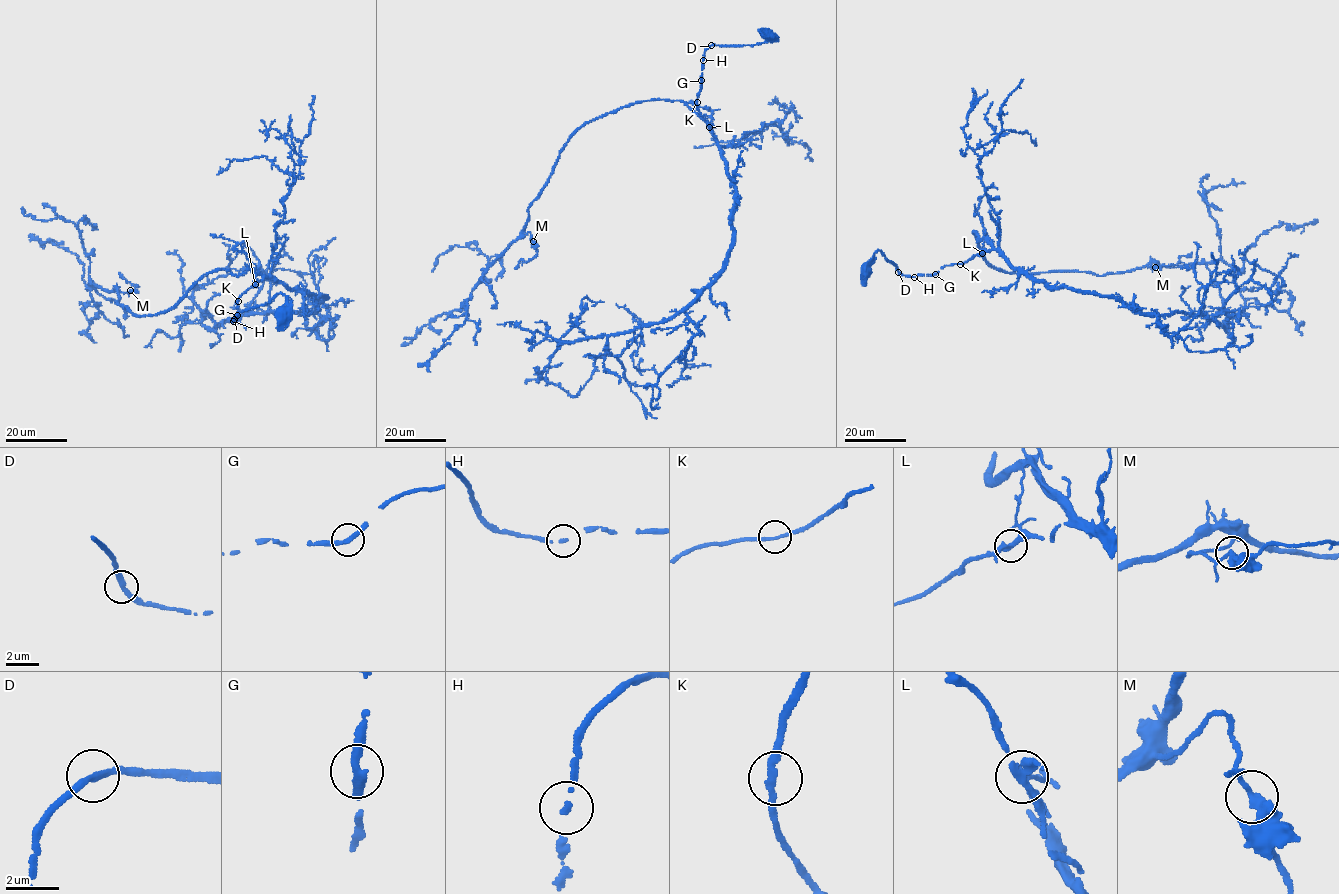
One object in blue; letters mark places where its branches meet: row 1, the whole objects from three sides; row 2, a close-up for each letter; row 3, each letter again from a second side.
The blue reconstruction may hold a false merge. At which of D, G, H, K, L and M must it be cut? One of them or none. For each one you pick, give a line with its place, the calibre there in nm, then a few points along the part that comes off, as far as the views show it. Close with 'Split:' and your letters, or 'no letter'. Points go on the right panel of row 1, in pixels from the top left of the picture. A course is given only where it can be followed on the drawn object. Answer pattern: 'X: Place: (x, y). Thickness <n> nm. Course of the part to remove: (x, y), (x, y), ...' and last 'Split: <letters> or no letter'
Split: no letter

